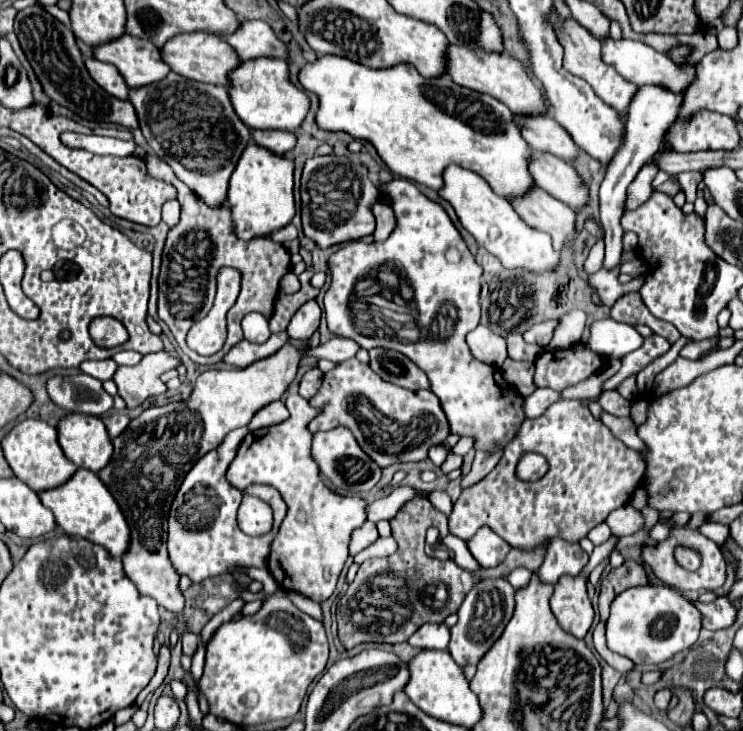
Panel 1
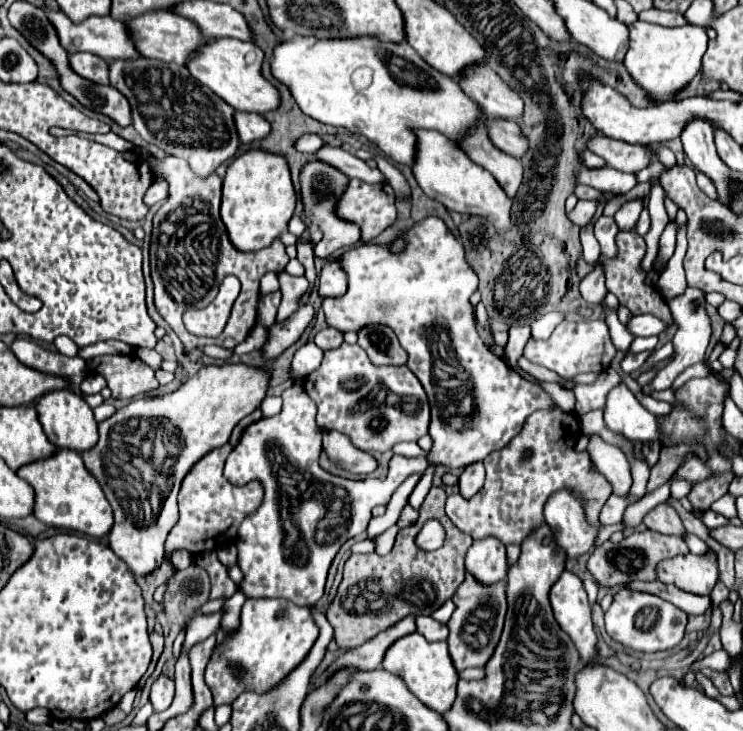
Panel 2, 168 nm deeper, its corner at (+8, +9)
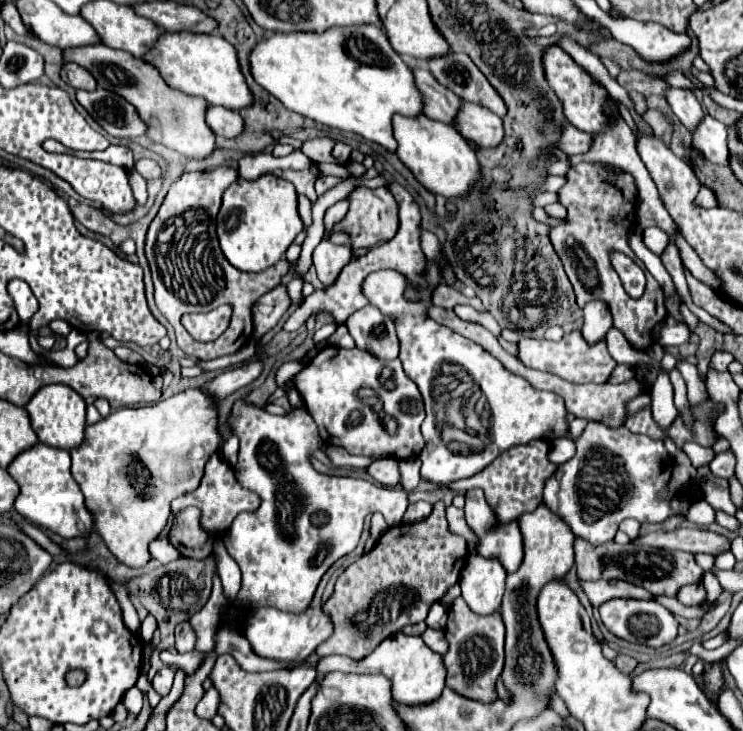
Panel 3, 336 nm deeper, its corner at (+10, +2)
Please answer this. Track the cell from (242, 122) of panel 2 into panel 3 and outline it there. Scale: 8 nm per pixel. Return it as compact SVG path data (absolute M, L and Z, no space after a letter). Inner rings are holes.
M209 106L207 108L207 122L213 128L217 136L233 138L243 132L243 120L239 112L231 112L221 106Z

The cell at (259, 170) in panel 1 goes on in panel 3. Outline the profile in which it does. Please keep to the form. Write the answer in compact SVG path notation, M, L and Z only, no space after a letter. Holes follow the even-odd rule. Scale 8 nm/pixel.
M273 174L257 180L237 178L223 194L223 204L217 216L217 236L225 258L243 272L261 272L277 264L295 236L303 230L297 214L297 192L287 180Z

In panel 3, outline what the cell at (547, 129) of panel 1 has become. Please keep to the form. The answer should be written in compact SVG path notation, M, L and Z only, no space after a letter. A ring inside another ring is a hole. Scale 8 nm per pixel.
M451 52L449 56L433 58L429 60L429 70L439 84L455 92L461 100L481 104L499 118L505 116L505 102L469 56Z

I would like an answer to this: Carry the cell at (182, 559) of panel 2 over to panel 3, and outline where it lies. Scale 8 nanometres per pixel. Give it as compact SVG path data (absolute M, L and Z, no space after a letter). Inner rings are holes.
M159 536L159 540L153 540L153 542L151 542L151 556L153 556L155 560L159 560L161 564L169 564L169 562L177 560L181 554L173 548L173 544L169 544L167 538Z

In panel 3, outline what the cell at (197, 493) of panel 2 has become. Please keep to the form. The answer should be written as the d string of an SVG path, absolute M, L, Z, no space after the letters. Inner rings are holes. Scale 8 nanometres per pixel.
M213 454L205 466L205 476L199 484L199 488L191 494L185 494L185 496L179 496L173 500L171 504L171 514L173 514L173 520L177 518L177 514L181 510L185 510L187 506L195 506L201 510L201 528L205 532L211 532L211 534L223 534L229 530L233 518L241 512L253 512L257 506L259 506L259 496L255 492L249 492L245 490L243 486L237 484L235 476L233 476L233 470L231 466L219 456L219 454Z

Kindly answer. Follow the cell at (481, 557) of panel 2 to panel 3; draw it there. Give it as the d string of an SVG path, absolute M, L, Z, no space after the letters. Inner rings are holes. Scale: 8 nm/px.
M481 554L469 556L459 578L461 596L473 612L491 614L499 610L505 592L505 576L507 572L499 560L483 558Z

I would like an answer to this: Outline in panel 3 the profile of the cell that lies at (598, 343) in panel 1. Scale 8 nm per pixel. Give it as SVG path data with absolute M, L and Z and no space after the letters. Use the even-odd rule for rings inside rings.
M667 316L663 322L663 328L659 330L659 334L655 336L655 342L665 346L681 346L689 340L689 328L681 322L677 322L675 318Z

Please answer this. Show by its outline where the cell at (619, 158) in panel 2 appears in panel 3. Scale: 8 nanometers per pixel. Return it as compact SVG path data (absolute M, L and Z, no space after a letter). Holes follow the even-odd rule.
M567 124L565 130L563 130L563 136L561 136L561 144L559 148L573 156L573 154L585 154L589 150L589 144L593 144L593 136L591 134L585 134L581 130L577 130L575 126Z

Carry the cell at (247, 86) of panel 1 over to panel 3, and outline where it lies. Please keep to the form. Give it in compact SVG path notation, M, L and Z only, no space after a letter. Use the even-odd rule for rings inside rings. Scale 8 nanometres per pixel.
M165 32L161 34L155 48L143 56L143 60L151 62L169 86L179 88L191 96L201 96L211 106L241 110L253 104L253 94L249 92L249 86L241 72L237 50L219 34Z

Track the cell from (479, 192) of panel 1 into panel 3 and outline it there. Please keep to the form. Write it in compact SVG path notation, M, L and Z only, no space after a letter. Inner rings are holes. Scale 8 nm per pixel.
M425 114L417 118L395 116L393 132L395 140L399 142L397 148L399 160L415 174L415 178L425 190L445 198L467 198L471 190L481 182L483 174L479 170L479 162L477 156L473 154L471 144L447 124L431 120Z

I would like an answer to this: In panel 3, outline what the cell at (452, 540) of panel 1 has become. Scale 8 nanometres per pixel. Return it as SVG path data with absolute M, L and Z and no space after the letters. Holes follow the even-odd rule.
M453 602L449 608L445 634L449 642L449 650L443 656L447 666L447 686L471 700L495 700L495 680L503 670L505 630L491 618L461 618L461 602Z

